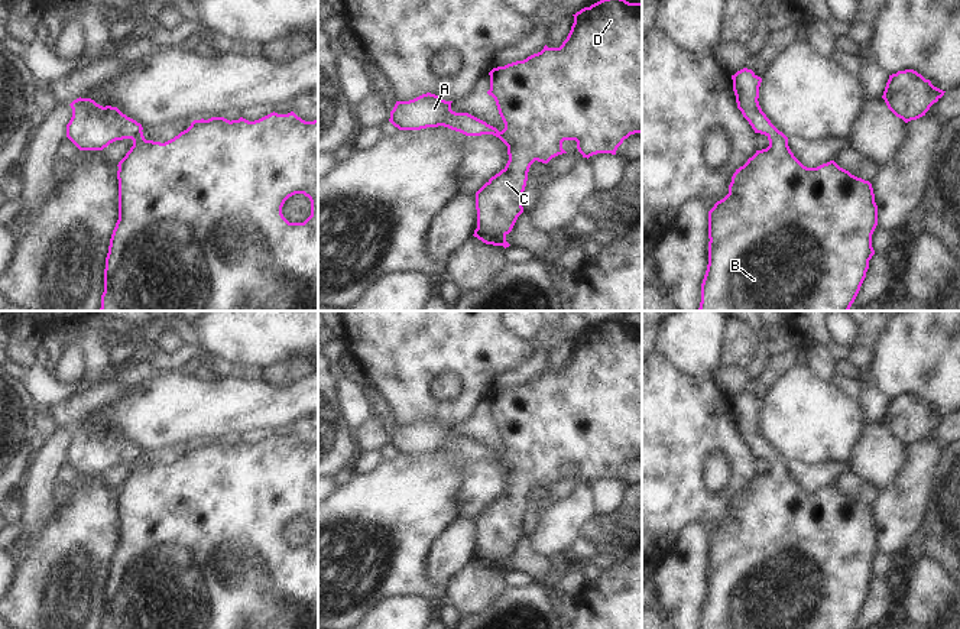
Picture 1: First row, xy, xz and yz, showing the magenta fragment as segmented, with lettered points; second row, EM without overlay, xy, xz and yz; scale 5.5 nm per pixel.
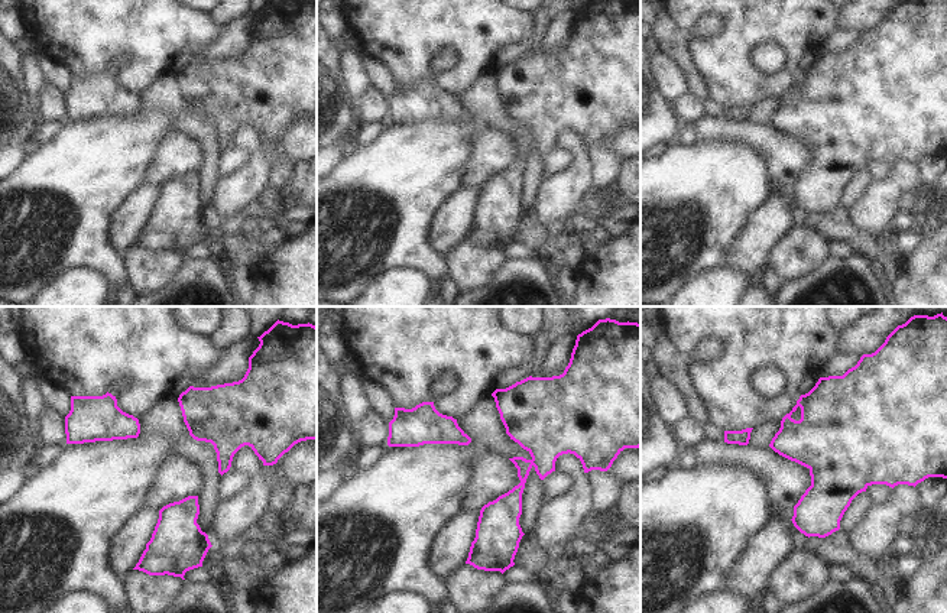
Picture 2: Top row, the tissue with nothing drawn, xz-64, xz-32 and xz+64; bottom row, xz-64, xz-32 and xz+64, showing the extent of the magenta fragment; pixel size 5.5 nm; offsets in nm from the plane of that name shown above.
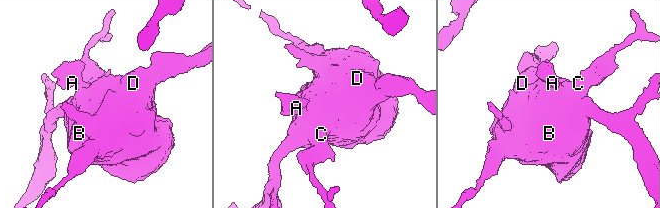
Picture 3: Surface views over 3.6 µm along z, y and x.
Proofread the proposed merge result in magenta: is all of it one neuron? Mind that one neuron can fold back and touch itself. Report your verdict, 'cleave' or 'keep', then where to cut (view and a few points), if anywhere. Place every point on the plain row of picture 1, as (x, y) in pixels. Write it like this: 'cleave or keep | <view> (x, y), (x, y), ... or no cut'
keep | no cut

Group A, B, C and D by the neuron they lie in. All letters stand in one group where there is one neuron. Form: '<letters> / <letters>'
A B C D

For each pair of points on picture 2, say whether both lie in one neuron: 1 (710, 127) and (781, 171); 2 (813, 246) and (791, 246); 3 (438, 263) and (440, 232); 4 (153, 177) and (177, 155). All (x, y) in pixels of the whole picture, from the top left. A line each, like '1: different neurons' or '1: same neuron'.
1: same neuron
2: same neuron
3: different neurons
4: same neuron

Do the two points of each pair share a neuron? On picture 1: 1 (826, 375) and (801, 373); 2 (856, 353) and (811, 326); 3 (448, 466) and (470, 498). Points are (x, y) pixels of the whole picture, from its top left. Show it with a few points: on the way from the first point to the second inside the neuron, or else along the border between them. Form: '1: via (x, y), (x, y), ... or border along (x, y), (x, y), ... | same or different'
1: border along (807, 365), (819, 378), (829, 383) | different
2: via (845, 352), (840, 352), (823, 336) | same
3: border along (466, 460), (457, 516) | different

